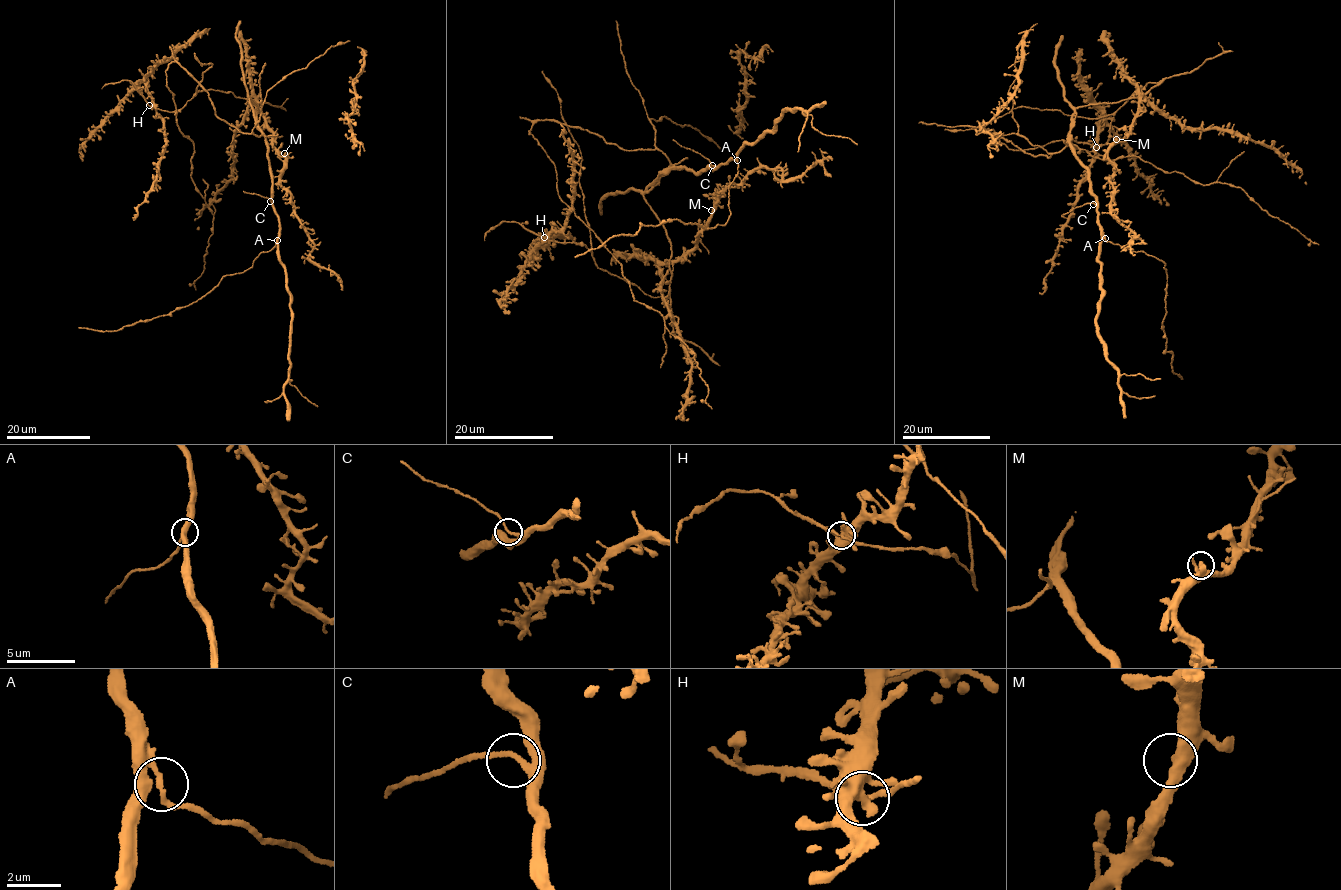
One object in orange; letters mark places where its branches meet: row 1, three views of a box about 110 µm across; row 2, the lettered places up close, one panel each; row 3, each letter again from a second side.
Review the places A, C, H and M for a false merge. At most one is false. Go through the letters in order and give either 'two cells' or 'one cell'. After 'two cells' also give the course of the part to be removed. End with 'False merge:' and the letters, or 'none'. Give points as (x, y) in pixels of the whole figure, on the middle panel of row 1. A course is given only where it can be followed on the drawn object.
A: one cell
C: one cell
H: one cell
M: one cell
False merge: none

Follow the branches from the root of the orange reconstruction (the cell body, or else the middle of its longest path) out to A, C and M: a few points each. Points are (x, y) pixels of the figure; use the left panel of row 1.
A: (238, 129), (264, 137), (272, 182), (272, 208), (278, 222), (277, 241)
C: (238, 129), (264, 137), (272, 182), (270, 201)
M: (238, 129), (261, 134), (249, 98), (260, 109), (266, 127), (272, 130), (275, 151), (281, 156), (284, 153)

